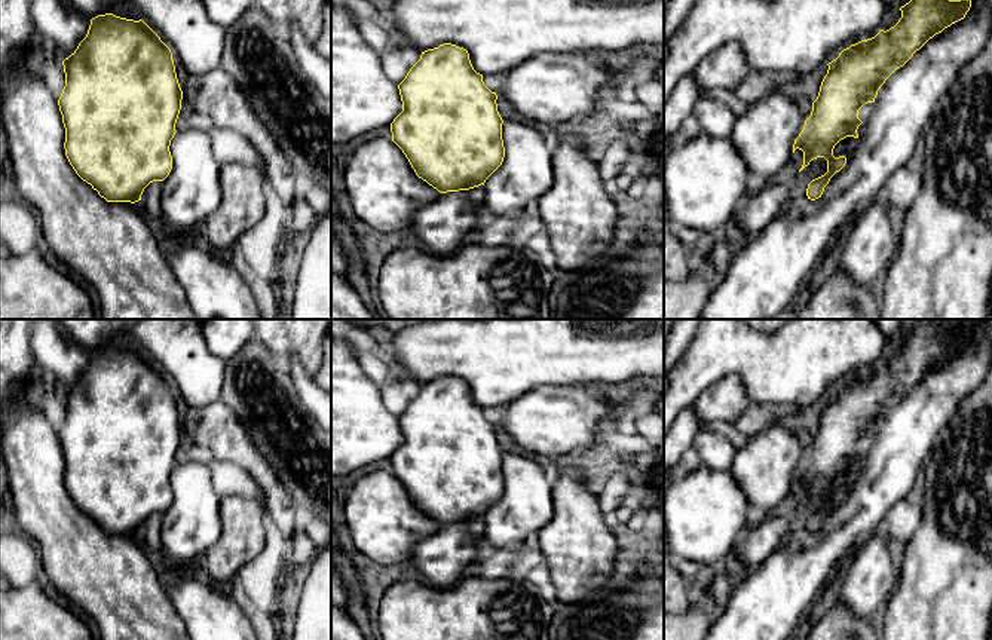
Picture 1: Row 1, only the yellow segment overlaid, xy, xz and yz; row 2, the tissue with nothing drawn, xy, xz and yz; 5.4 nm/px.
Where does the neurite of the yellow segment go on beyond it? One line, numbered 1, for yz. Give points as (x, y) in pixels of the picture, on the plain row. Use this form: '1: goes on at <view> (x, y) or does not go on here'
1: does not go on here

